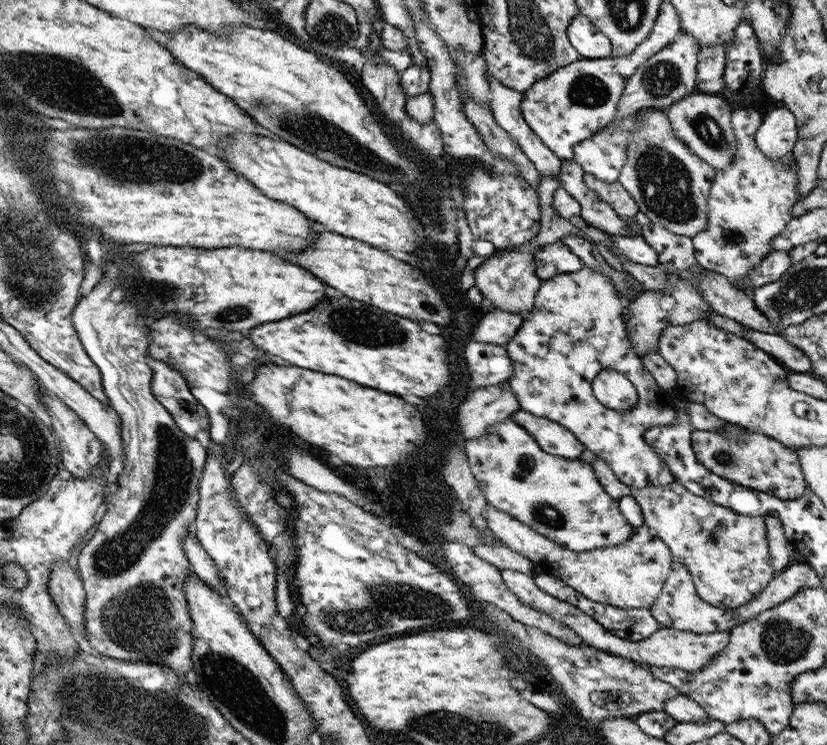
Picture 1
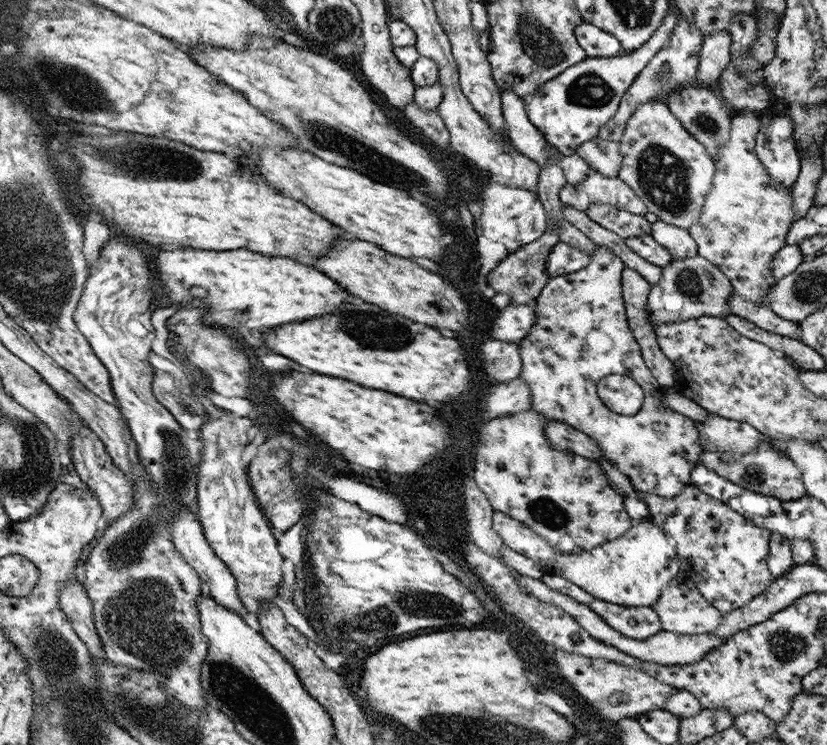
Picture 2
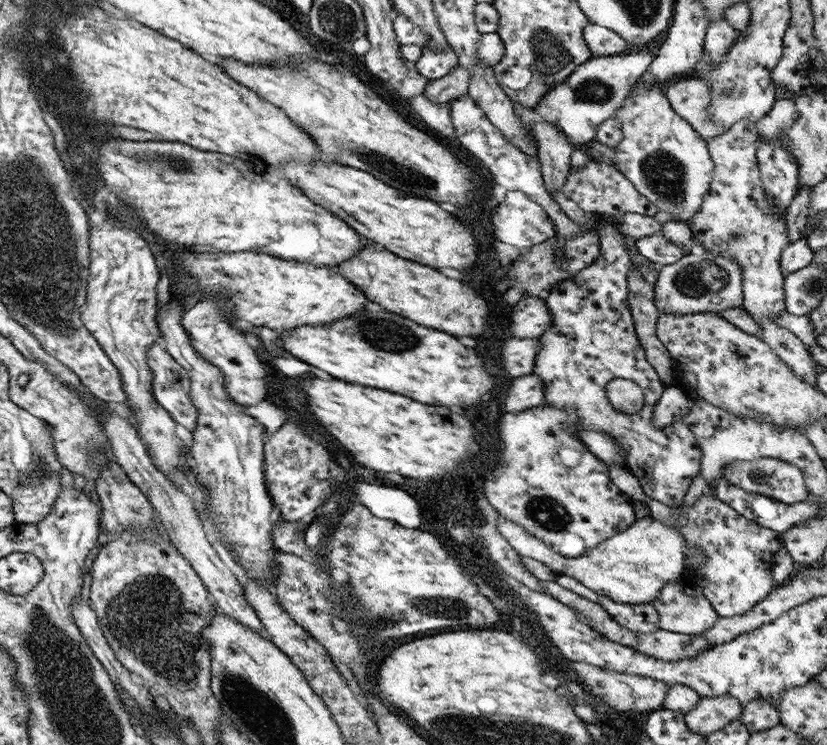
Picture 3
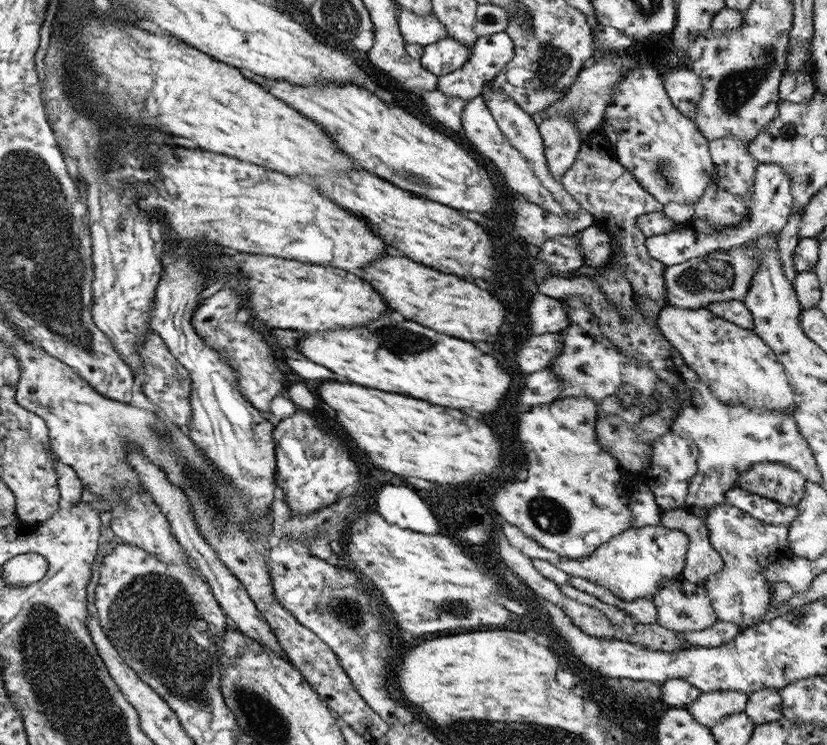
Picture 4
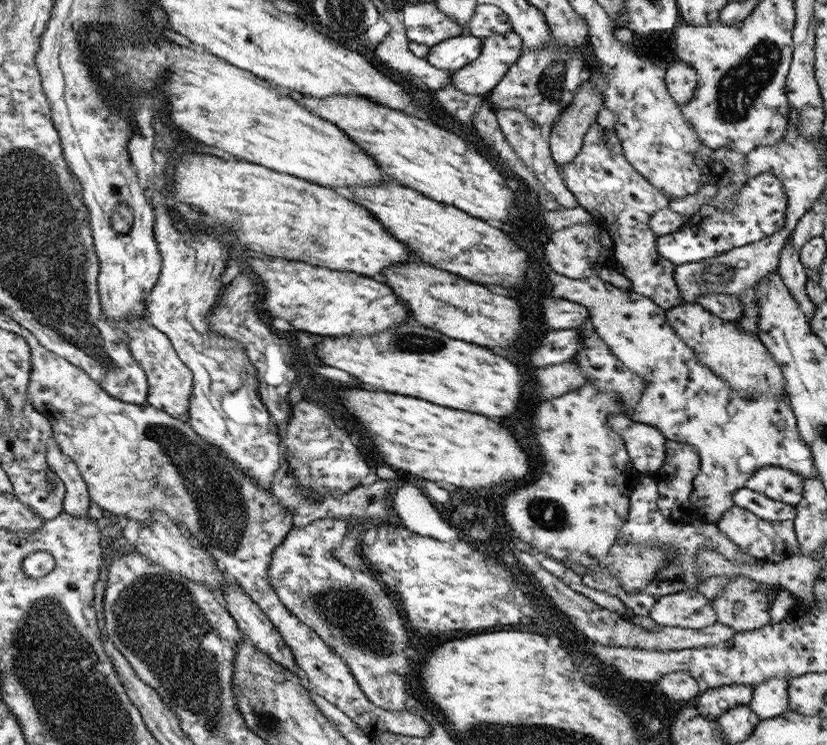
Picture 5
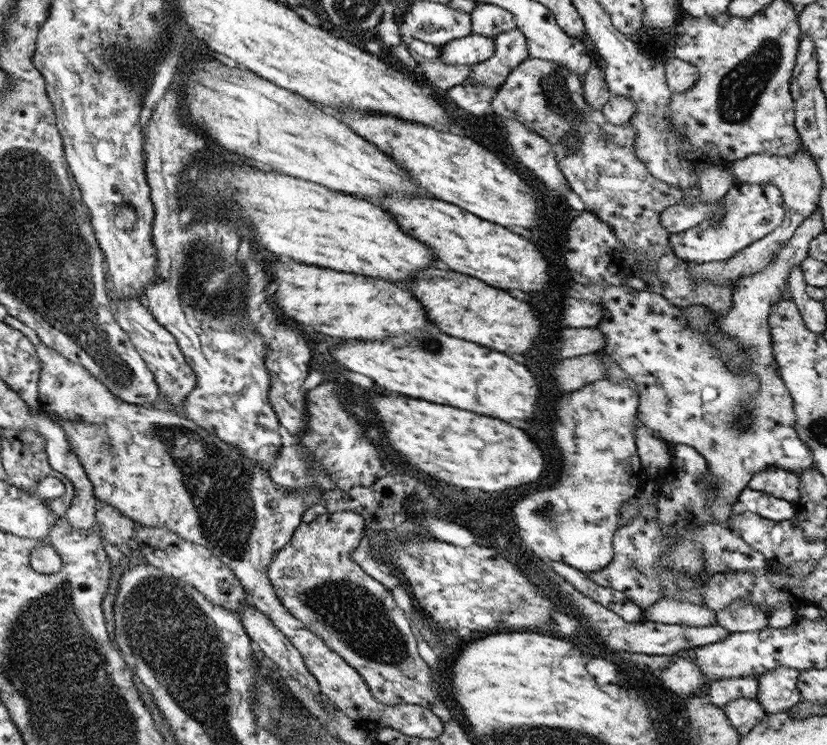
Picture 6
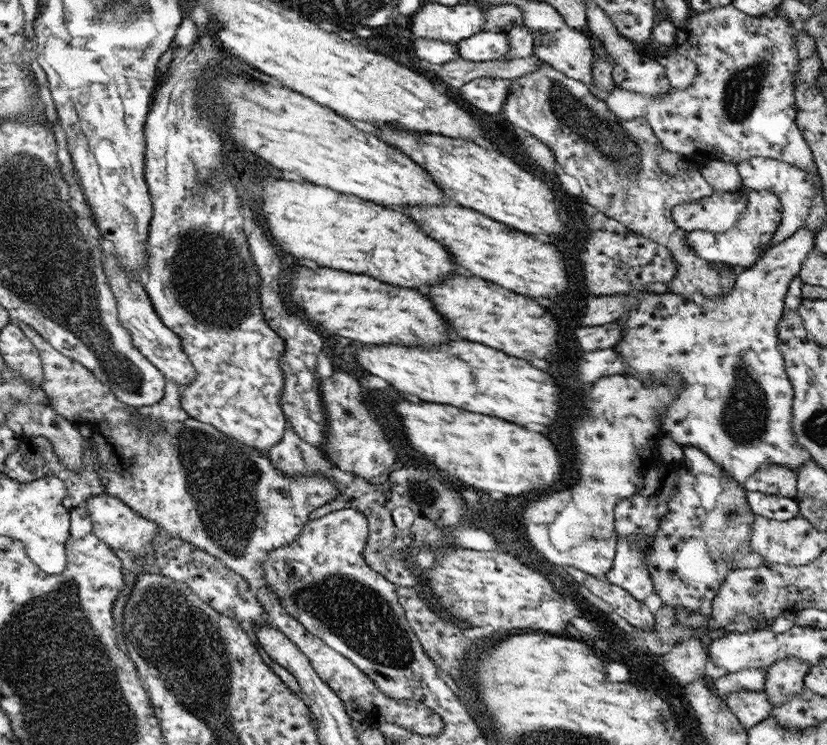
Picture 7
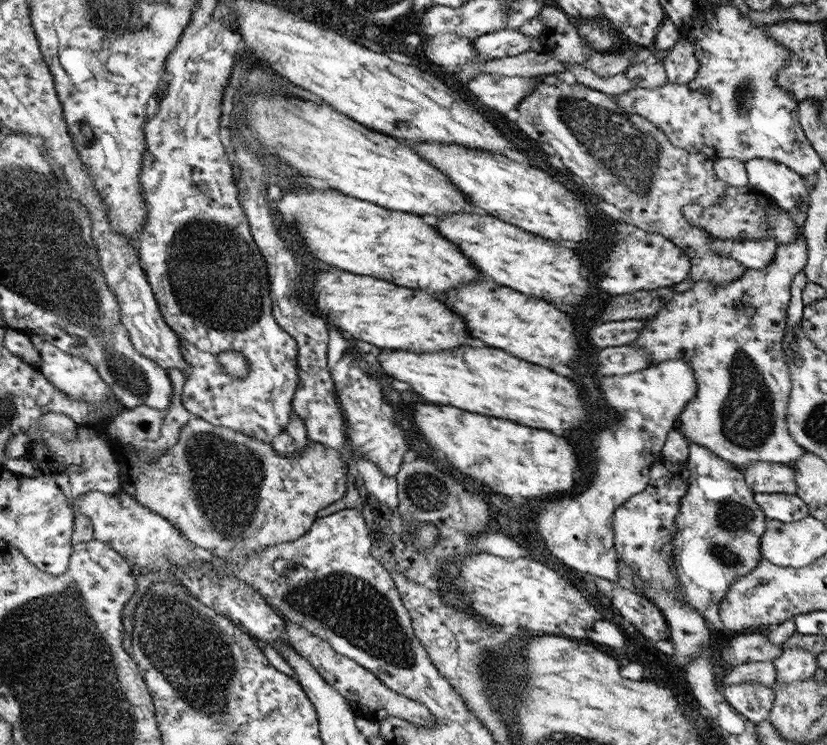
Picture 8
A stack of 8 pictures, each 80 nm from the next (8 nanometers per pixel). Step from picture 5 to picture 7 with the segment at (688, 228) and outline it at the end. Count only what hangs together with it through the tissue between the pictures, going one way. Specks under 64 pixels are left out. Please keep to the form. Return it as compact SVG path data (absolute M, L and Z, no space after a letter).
M740 188L746 195L746 210L738 220L734 230L718 234L718 232L688 231L686 243L695 250L696 257L712 263L722 263L738 268L752 268L764 258L764 253L772 244L772 236L776 234L780 226L782 206L778 196L770 193L769 190L754 190Z

